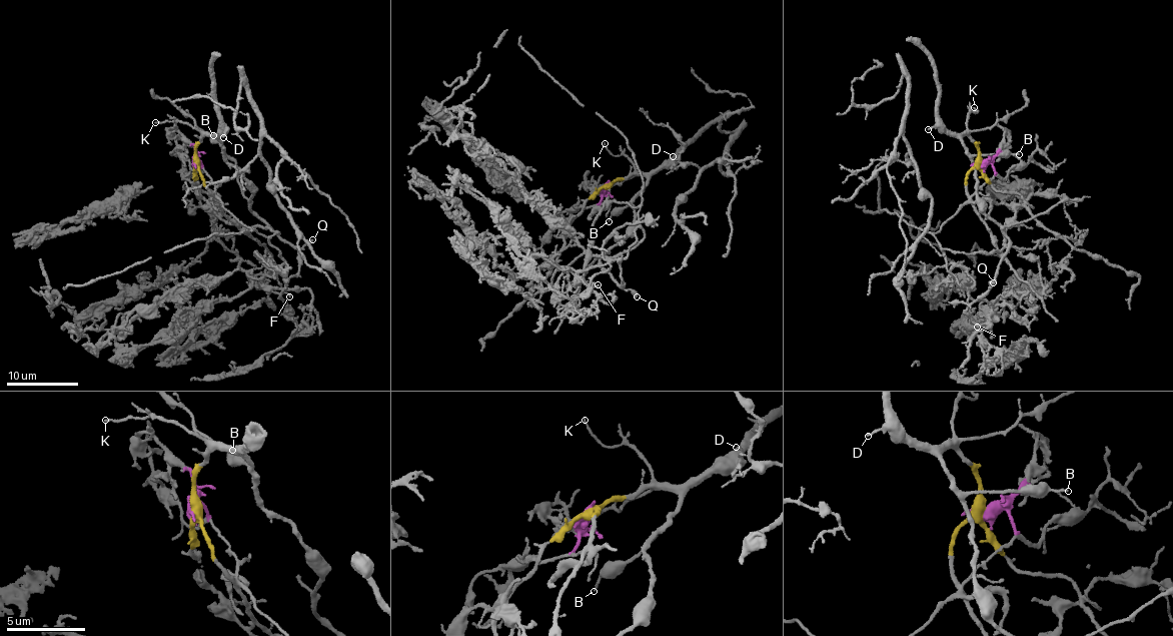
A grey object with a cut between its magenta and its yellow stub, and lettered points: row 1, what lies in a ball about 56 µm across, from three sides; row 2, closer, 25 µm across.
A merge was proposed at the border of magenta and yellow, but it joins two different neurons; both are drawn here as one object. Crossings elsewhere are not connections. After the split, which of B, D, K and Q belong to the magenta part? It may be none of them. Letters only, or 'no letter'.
no letter

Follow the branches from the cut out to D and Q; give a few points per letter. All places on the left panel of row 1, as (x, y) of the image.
D: (195, 164), (196, 144), (204, 136), (219, 137), (226, 131), (222, 136)
Q: (195, 164), (196, 144), (206, 134), (218, 139), (252, 196), (251, 211), (298, 248), (313, 239)

